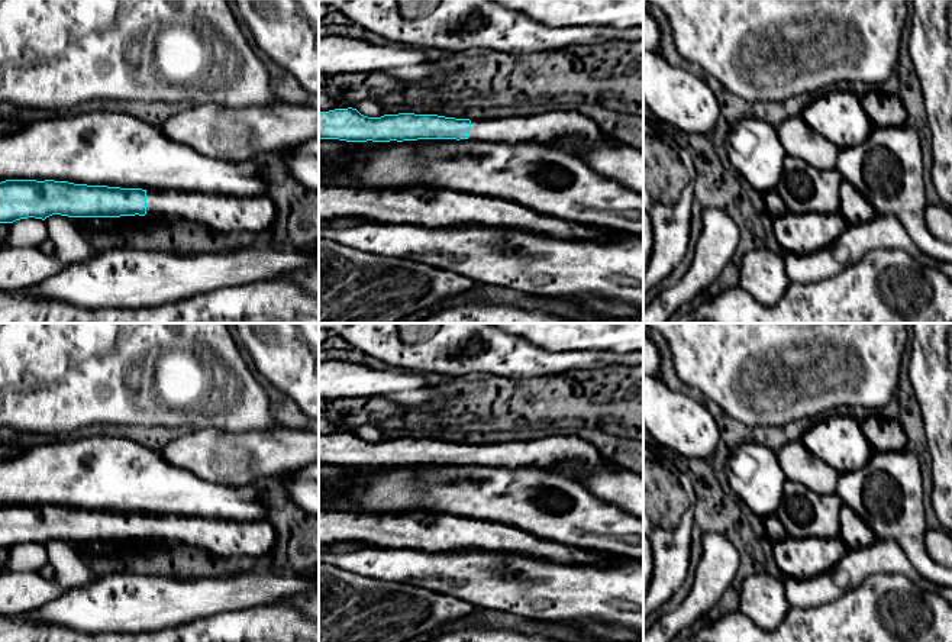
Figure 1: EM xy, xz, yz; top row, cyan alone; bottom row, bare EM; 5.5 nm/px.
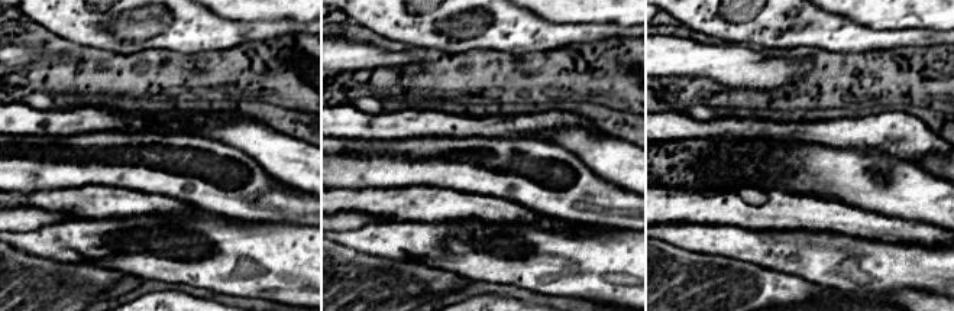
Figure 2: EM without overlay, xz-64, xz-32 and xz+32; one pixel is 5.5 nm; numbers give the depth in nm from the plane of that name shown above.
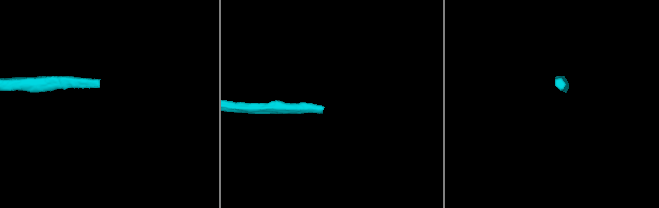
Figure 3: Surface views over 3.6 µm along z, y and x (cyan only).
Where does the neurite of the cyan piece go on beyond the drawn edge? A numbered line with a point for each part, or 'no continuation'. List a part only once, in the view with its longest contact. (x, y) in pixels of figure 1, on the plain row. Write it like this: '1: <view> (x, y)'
1: xy (220, 538)

